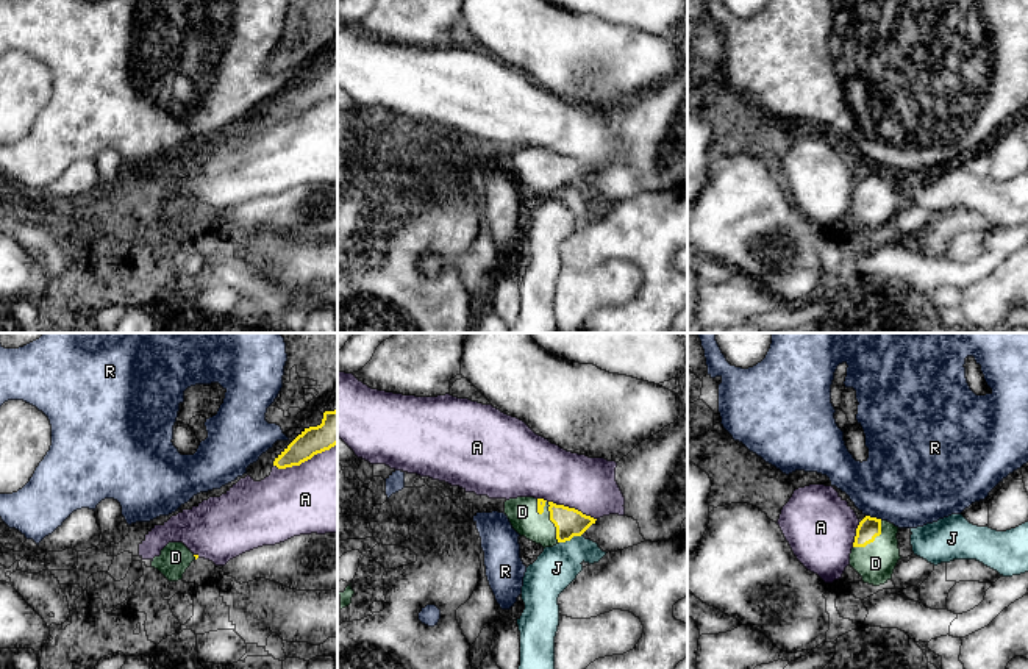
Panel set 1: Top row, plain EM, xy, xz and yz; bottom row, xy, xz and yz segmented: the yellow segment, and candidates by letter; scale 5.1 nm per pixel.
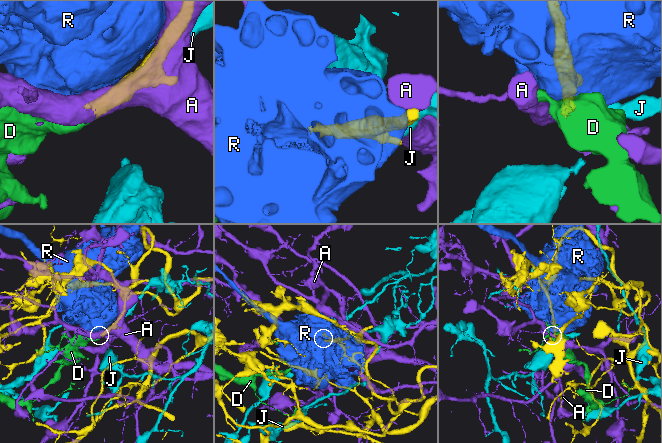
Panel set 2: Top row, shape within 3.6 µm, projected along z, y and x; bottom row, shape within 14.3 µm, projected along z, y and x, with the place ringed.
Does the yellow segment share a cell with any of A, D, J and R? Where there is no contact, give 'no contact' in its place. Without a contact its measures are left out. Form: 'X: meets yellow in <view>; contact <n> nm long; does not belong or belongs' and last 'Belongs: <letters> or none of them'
A: meets yellow in xy; contact 340 nm long; does not belong
D: meets yellow in xz; contact 260 nm long; belongs
J: meets yellow in xz; contact 130 nm long; does not belong
R: meets yellow in yz; contact 90 nm long; does not belong
Belongs: D

